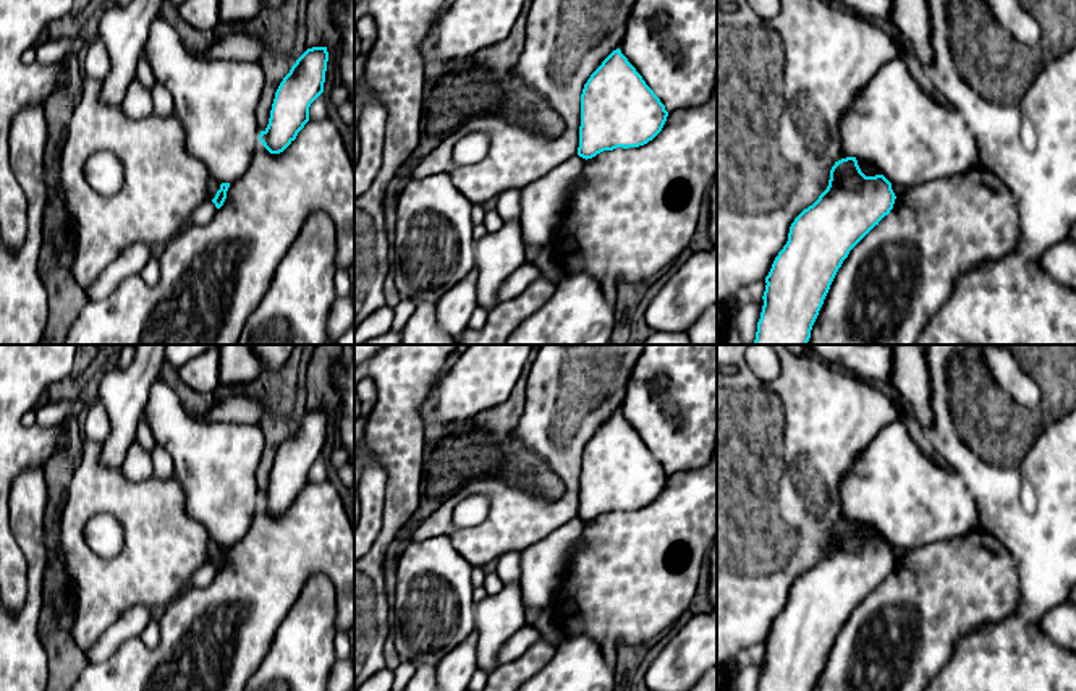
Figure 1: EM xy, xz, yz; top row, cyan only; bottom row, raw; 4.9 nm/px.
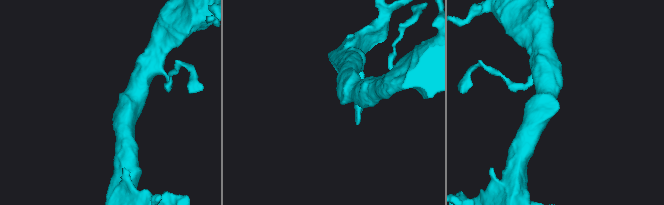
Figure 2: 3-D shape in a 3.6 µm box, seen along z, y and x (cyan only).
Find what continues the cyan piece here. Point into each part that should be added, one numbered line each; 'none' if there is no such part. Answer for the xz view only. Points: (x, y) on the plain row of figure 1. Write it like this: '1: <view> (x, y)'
none

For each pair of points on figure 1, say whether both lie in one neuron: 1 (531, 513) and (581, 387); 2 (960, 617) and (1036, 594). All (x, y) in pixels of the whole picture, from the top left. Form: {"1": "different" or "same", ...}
{"1": "same", "2": "different"}

